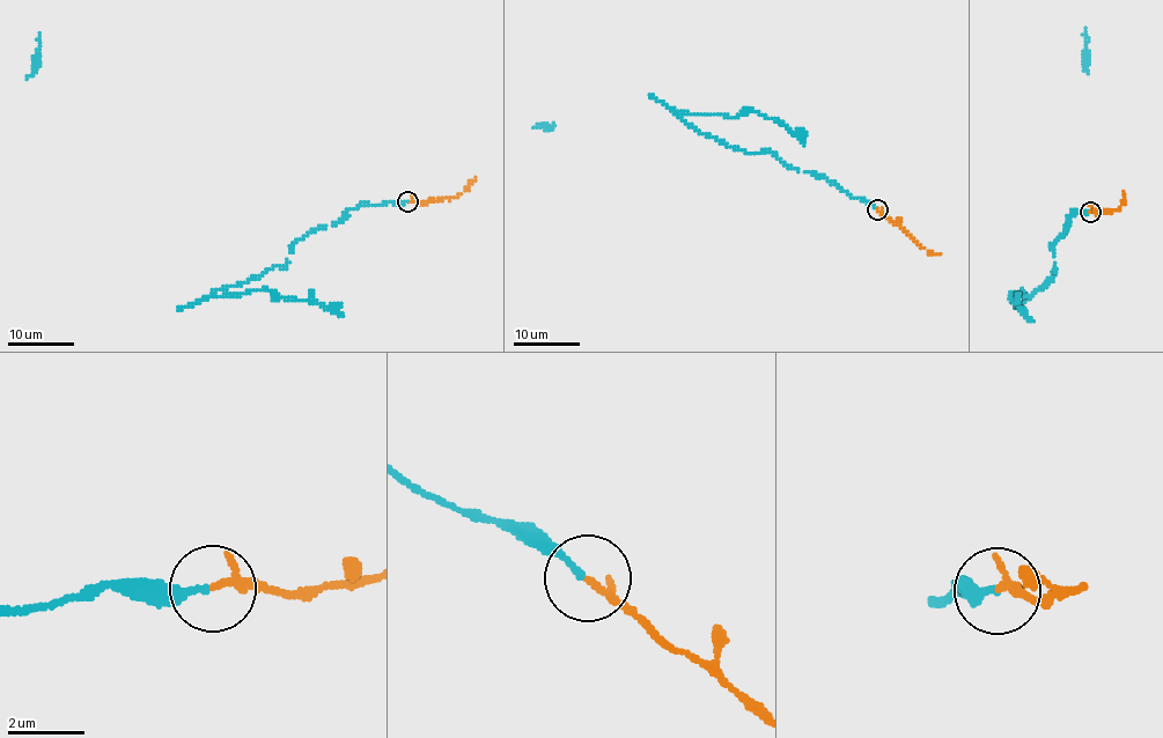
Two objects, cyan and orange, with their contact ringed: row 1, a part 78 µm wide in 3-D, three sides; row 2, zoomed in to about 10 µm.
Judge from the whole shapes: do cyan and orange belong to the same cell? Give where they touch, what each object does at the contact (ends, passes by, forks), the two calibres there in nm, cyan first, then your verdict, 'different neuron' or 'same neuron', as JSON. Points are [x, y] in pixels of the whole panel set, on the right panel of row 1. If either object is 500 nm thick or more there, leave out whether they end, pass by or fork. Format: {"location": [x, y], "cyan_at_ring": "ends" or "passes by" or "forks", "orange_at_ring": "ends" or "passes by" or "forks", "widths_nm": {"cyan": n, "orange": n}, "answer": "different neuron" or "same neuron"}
{"location": [1090, 212], "cyan_at_ring": "ends", "orange_at_ring": "passes by", "widths_nm": {"cyan": 180, "orange": 130}, "answer": "same neuron"}

